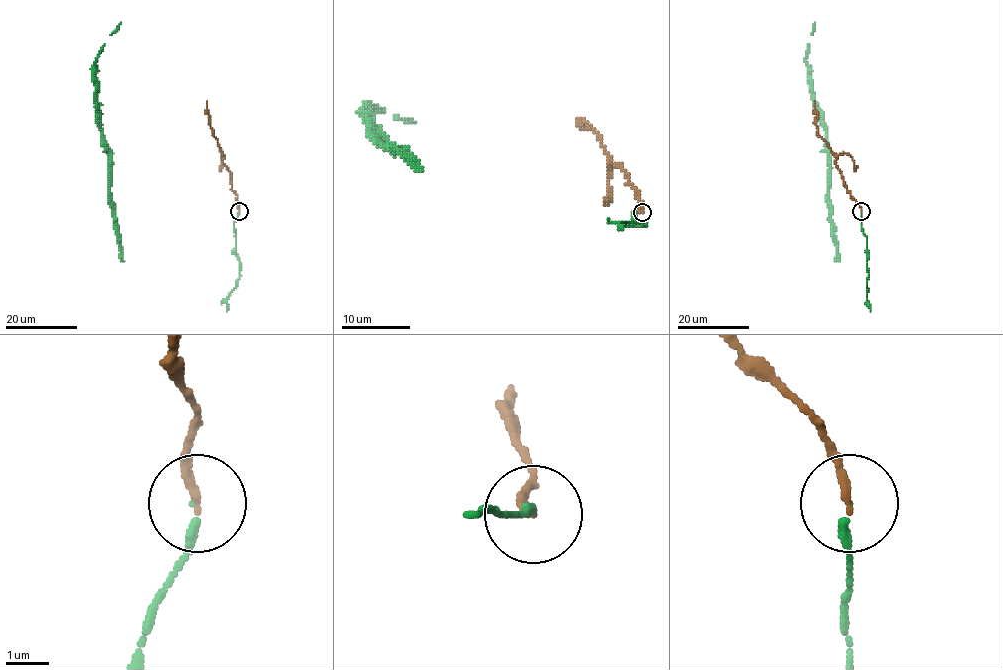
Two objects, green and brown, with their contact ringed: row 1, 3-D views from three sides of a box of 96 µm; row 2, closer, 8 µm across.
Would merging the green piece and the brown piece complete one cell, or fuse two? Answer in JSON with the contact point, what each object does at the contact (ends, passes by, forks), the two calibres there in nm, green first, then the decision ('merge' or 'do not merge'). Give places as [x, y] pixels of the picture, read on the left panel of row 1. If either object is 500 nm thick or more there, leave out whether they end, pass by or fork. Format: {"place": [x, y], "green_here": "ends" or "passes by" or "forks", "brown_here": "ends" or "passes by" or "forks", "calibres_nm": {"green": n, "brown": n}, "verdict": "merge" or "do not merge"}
{"place": [239, 211], "green_here": "ends", "brown_here": "ends", "calibres_nm": {"green": 170, "brown": 200}, "verdict": "merge"}

